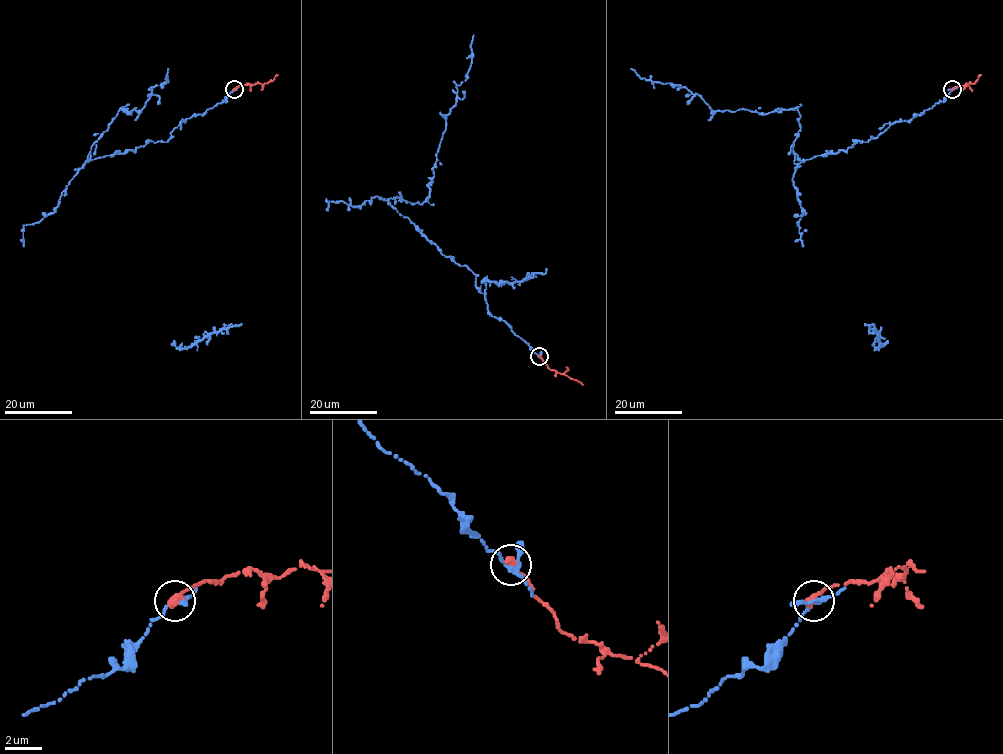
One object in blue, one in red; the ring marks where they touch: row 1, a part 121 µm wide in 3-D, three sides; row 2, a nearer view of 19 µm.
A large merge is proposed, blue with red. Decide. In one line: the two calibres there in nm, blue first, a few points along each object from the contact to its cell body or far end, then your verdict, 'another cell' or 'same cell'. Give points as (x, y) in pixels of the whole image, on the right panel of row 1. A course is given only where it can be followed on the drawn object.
240 nm thick on the blue side, 440 nm on the other; blue runs (953, 89), (876, 138), (797, 164), (796, 108), (713, 112), (685, 87), (642, 79), (631, 69); red runs (952, 89), (975, 83), (980, 75); same cell

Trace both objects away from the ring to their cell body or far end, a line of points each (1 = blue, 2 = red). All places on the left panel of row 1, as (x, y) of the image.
1: (234, 89), (182, 121), (167, 142), (83, 164), (120, 108), (141, 112), (168, 69)
2: (234, 89), (245, 84), (268, 83), (278, 75)

